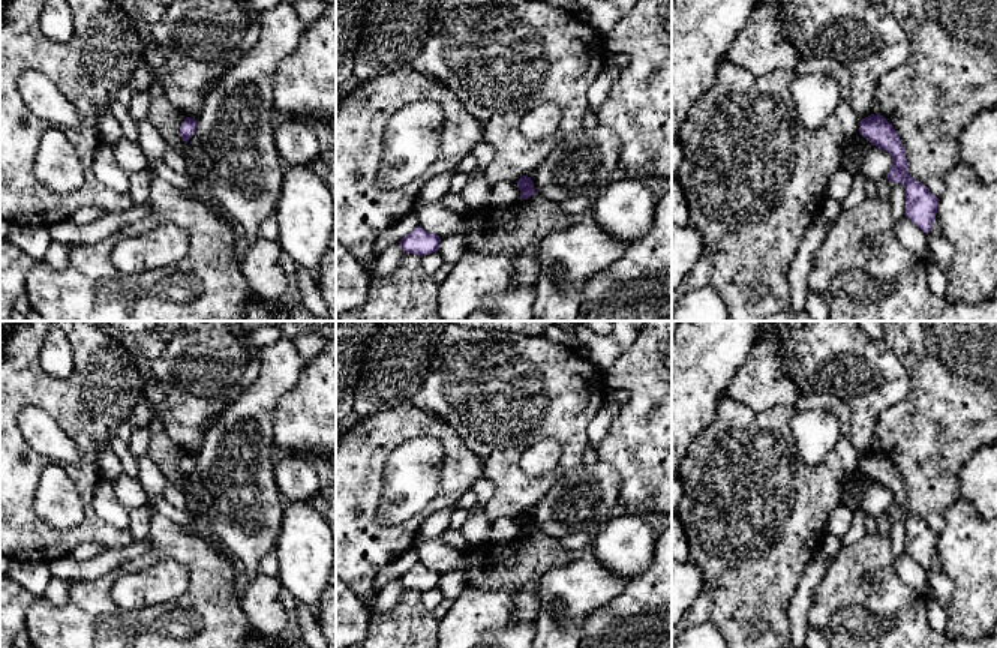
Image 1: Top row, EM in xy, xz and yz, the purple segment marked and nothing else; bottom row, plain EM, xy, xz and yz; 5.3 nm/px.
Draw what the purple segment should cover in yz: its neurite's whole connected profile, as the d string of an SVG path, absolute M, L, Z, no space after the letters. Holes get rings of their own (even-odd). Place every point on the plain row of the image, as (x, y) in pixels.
M871 450L861 456L859 468L873 482L892 492L892 502L886 514L904 522L906 552L928 570L936 556L939 534L909 510L904 483L894 462L883 452Z

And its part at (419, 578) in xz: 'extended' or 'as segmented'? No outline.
as segmented

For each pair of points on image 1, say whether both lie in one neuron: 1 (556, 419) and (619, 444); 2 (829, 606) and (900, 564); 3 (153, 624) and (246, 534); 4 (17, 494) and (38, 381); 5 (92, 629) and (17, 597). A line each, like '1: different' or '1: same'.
1: different
2: different
3: different
4: same
5: different

